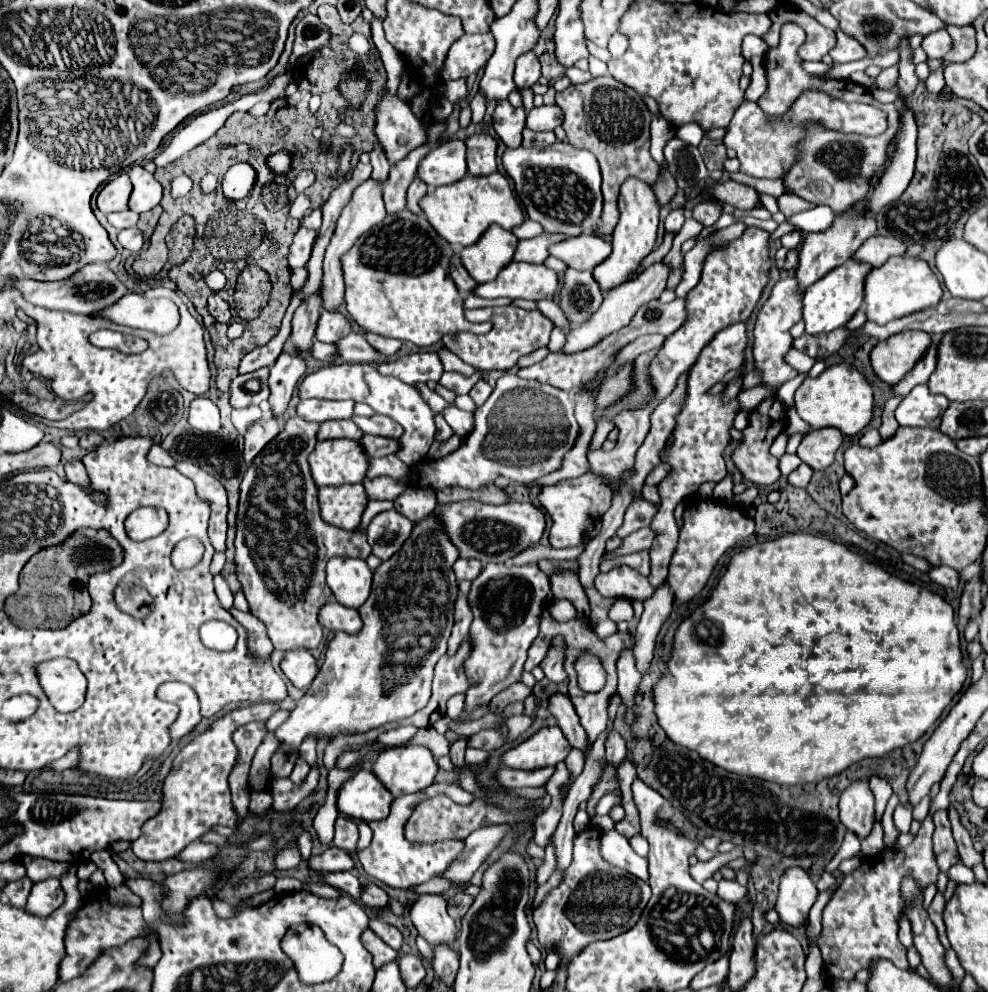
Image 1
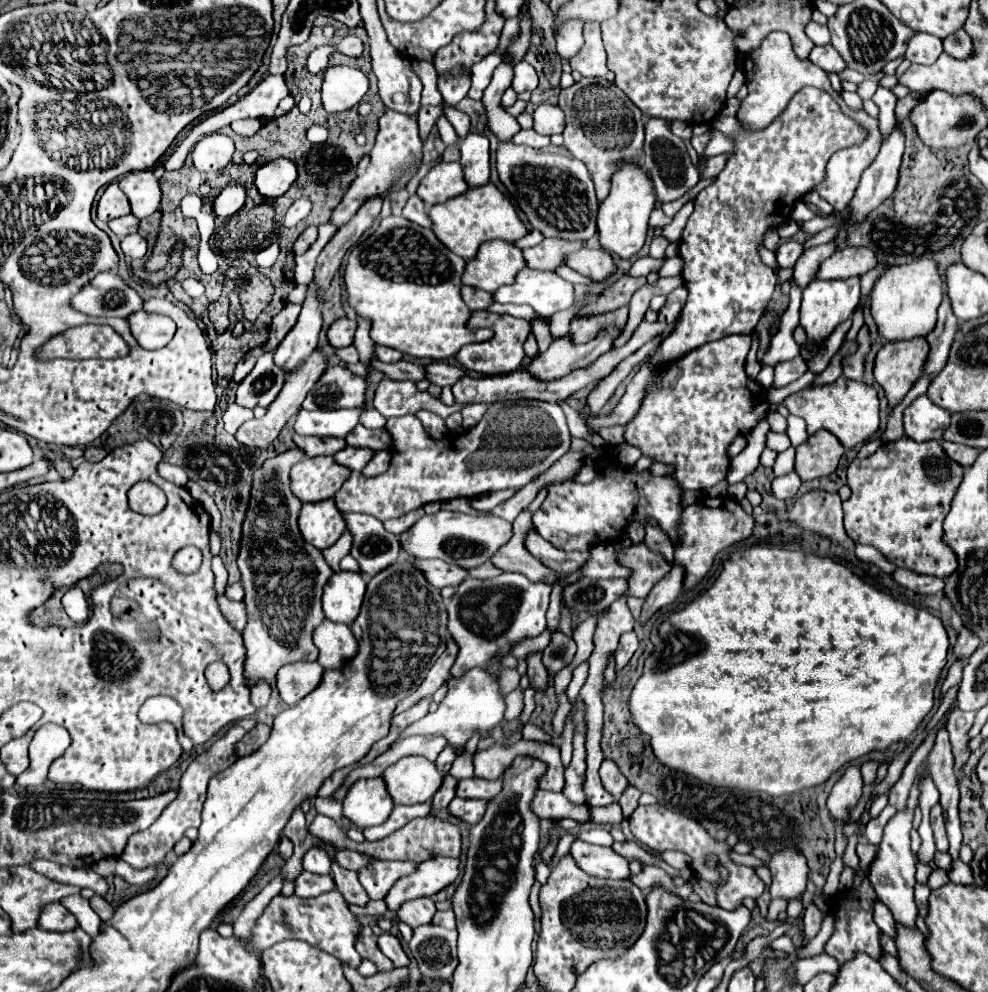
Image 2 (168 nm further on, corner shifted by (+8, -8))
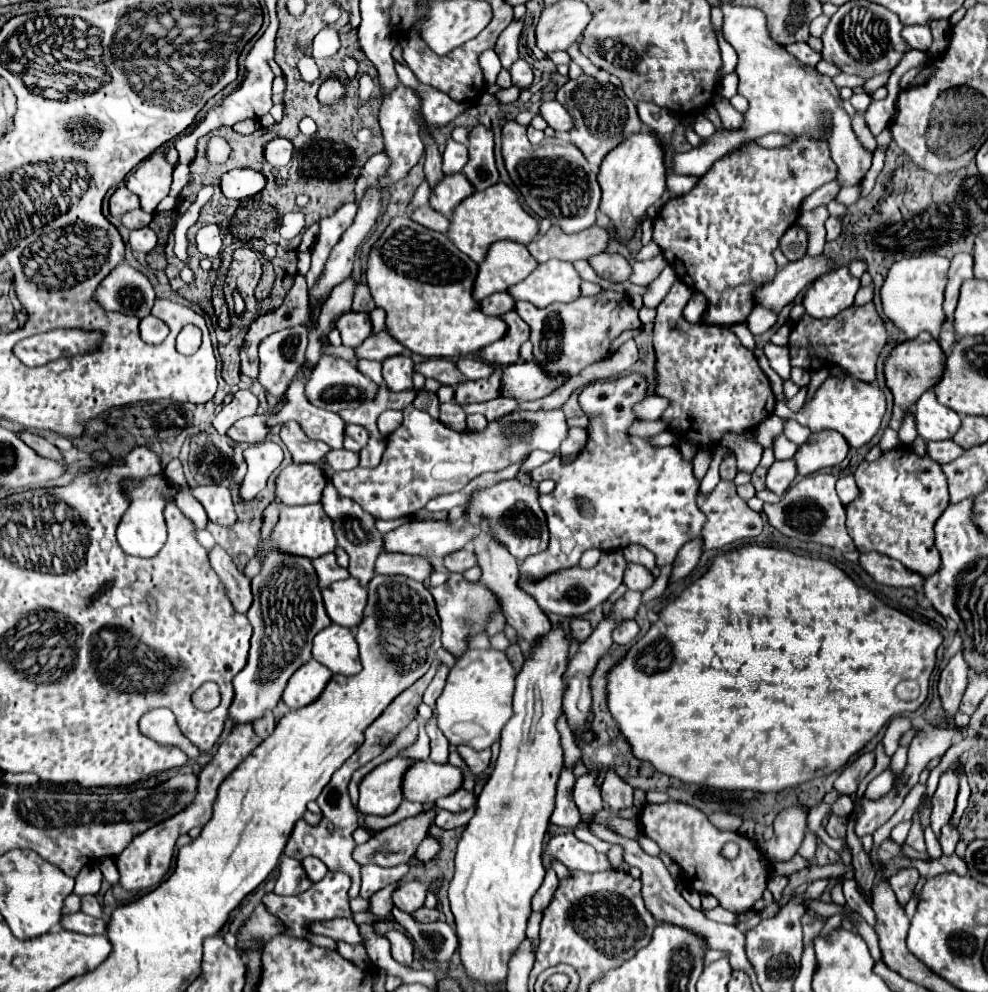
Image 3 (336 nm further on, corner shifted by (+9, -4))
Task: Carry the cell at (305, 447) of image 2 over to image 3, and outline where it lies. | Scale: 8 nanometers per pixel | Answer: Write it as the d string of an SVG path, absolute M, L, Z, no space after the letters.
M285 422L283 424L281 440L289 448L293 462L299 462L299 464L305 464L305 462L319 464L325 460L327 452L331 450L331 448L325 448L325 444L307 438L297 422Z

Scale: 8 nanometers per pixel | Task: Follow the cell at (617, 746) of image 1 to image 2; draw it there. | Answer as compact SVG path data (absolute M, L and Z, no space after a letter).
M604 760L602 768L600 768L600 778L602 784L606 788L606 792L610 792L616 800L624 794L624 790L628 788L628 780L622 776L622 772L618 770L618 766L612 760Z

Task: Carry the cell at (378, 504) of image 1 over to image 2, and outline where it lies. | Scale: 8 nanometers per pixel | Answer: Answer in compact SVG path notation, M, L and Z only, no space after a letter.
M344 532L344 536L340 536L336 544L332 544L332 546L326 548L326 550L322 550L322 556L324 556L326 564L328 564L334 572L340 572L340 566L338 566L340 560L342 560L346 554L350 554L350 540L352 540L350 532Z

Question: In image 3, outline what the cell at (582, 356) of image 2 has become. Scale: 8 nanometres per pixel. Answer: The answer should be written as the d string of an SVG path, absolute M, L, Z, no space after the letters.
M535 360L517 362L507 366L503 372L501 396L515 400L535 400L557 390L567 380L569 376L565 376L565 380L553 380L553 376L545 376L545 372L537 368Z

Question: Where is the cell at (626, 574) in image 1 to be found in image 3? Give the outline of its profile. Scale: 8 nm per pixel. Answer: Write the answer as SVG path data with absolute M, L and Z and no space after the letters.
M613 550L613 552L603 552L599 564L591 570L573 566L573 568L555 572L555 574L543 578L541 582L533 582L533 580L521 576L519 584L537 600L537 604L541 606L543 612L553 612L553 614L559 614L565 618L581 618L583 614L591 612L599 604L603 604L609 598L609 594L613 594L621 586L623 572L625 572L623 552Z

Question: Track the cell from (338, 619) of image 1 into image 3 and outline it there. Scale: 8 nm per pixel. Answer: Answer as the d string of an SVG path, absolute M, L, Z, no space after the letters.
M329 624L313 640L313 658L327 666L333 674L351 676L361 670L359 650L351 628Z

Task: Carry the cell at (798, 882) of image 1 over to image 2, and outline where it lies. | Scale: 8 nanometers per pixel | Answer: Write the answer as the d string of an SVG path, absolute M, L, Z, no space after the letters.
M780 848L770 856L768 868L772 872L772 886L770 886L772 898L784 896L792 900L806 890L808 866L802 852L794 848Z

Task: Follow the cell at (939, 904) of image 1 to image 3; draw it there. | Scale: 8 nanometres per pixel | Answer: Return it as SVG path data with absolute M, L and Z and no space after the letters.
M903 868L897 874L889 878L889 884L897 896L897 900L905 906L915 890L915 884L919 882L919 872L915 868Z

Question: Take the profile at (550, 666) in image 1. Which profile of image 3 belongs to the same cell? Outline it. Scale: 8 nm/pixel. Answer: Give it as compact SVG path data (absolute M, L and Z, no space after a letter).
M573 618L569 622L569 628L571 628L571 638L581 644L587 640L587 636L591 634L591 624L587 620L581 620L581 618Z

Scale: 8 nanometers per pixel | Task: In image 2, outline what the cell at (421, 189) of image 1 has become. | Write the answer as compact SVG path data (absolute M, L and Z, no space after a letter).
M410 196L406 206L404 206L404 218L408 218L410 222L422 226L422 228L432 228L432 220L428 218L426 212L426 204L418 198L418 196Z

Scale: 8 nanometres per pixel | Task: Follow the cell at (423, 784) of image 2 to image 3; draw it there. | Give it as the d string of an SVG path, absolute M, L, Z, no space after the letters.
M431 760L413 762L403 776L403 798L421 804L435 804L437 798L455 792L463 782L457 766L435 764Z

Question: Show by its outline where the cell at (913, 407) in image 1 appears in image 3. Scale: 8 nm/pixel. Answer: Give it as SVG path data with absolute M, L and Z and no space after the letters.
M927 390L915 404L917 432L925 442L949 440L961 426L961 418L951 408L935 400L933 390Z

